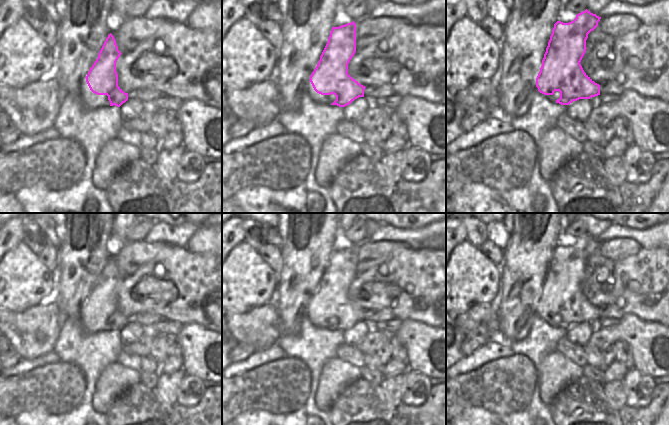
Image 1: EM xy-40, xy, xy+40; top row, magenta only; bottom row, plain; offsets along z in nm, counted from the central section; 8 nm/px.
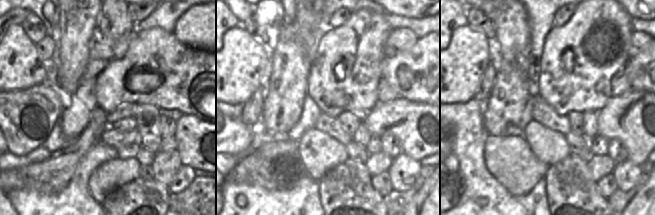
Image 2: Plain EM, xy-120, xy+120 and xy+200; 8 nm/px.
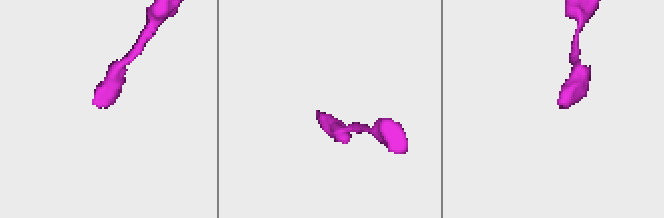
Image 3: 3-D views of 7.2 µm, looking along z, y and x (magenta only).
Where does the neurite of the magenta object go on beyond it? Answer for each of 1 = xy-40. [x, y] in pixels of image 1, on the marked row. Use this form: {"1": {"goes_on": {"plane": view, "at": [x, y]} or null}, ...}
{"1": {"goes_on": {"plane": "xy-40", "at": [90, 100]}}}

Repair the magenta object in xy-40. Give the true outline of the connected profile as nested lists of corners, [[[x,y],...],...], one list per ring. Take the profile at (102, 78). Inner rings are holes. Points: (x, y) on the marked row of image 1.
[[[110,33],[78,90],[87,109],[113,105],[120,107],[128,100],[128,93],[118,86],[116,62],[121,54],[114,36]]]

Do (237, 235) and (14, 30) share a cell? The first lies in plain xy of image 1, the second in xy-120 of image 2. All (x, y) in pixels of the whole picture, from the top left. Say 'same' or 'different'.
different

